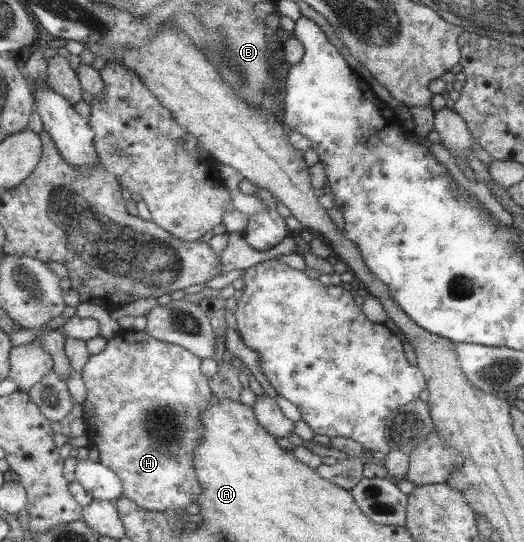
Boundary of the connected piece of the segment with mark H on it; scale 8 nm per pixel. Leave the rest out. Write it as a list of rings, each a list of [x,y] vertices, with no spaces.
[[[143,330],[108,340],[105,349],[90,356],[82,369],[87,395],[81,405],[90,425],[87,440],[98,449],[99,462],[122,477],[124,495],[145,509],[187,509],[187,505],[198,503],[203,493],[194,467],[195,451],[206,440],[202,411],[214,399],[211,378],[202,372],[203,362],[191,350],[161,341]]]

